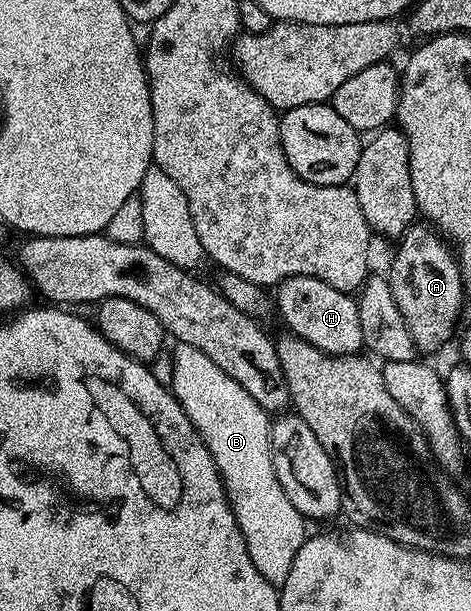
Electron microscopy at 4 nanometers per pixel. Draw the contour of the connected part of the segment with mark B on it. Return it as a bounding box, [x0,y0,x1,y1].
[170,343,307,585]

